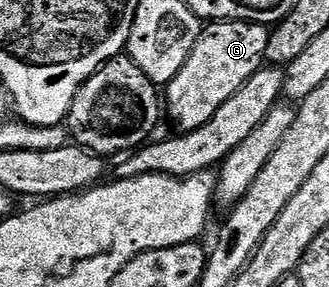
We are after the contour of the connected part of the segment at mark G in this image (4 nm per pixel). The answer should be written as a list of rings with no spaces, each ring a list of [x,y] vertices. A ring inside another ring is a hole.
[[[220,20],[208,23],[202,29],[185,66],[181,66],[181,70],[177,70],[177,78],[165,86],[165,112],[171,115],[179,132],[192,132],[209,122],[213,114],[217,114],[217,110],[221,110],[221,106],[225,106],[225,102],[229,102],[229,98],[233,98],[233,94],[237,94],[237,90],[241,90],[241,86],[245,86],[245,82],[264,67],[270,37],[268,25],[253,24],[249,20]]]

